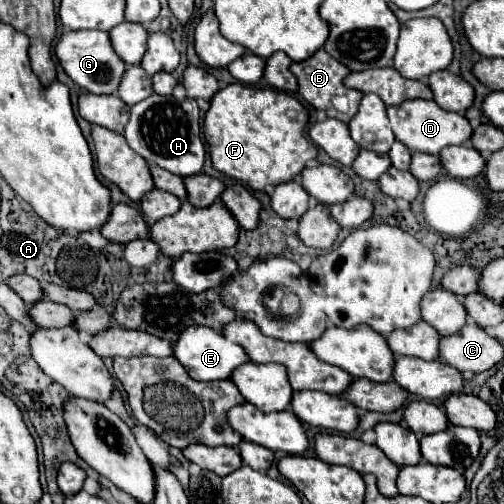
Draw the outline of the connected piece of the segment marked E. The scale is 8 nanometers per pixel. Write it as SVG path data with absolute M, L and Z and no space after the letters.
M191 325L189 329L185 329L185 333L181 333L177 343L173 345L173 357L185 367L189 377L193 377L195 381L229 379L231 371L247 361L247 355L239 345L235 345L233 341L227 341L221 333L201 325Z

